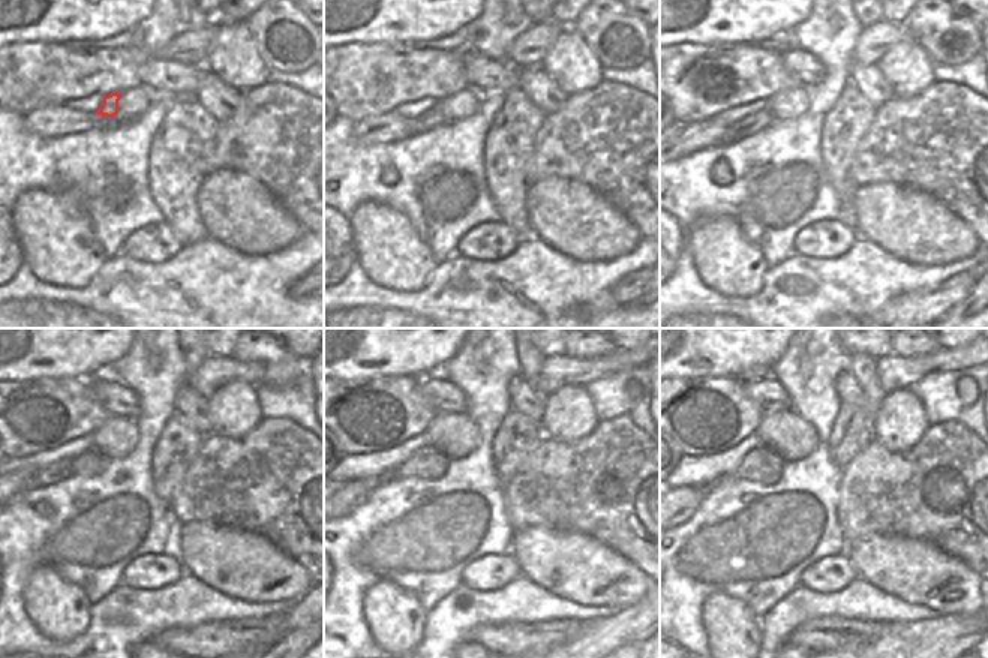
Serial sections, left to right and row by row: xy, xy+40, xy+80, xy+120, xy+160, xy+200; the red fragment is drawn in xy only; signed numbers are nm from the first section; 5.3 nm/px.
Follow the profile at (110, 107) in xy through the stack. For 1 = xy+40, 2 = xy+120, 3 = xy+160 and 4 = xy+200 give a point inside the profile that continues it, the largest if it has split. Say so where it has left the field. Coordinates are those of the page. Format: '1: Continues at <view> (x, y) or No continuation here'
1: Continues at xy+40 (434, 117)
2: Continues at xy+120 (62, 469)
3: Continues at xy+160 (354, 493)
4: Continues at xy+200 (690, 498).

